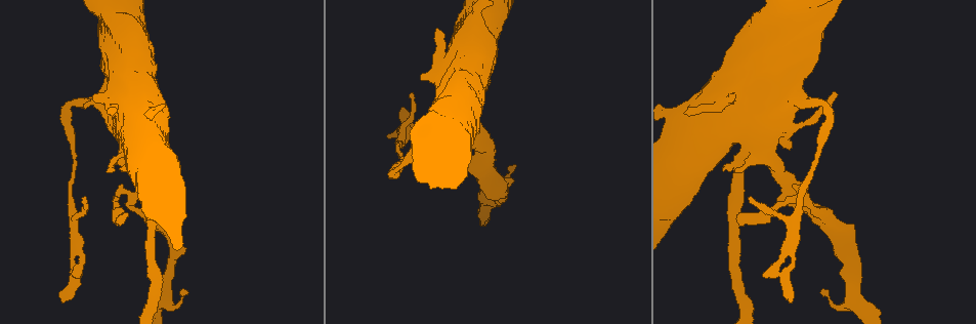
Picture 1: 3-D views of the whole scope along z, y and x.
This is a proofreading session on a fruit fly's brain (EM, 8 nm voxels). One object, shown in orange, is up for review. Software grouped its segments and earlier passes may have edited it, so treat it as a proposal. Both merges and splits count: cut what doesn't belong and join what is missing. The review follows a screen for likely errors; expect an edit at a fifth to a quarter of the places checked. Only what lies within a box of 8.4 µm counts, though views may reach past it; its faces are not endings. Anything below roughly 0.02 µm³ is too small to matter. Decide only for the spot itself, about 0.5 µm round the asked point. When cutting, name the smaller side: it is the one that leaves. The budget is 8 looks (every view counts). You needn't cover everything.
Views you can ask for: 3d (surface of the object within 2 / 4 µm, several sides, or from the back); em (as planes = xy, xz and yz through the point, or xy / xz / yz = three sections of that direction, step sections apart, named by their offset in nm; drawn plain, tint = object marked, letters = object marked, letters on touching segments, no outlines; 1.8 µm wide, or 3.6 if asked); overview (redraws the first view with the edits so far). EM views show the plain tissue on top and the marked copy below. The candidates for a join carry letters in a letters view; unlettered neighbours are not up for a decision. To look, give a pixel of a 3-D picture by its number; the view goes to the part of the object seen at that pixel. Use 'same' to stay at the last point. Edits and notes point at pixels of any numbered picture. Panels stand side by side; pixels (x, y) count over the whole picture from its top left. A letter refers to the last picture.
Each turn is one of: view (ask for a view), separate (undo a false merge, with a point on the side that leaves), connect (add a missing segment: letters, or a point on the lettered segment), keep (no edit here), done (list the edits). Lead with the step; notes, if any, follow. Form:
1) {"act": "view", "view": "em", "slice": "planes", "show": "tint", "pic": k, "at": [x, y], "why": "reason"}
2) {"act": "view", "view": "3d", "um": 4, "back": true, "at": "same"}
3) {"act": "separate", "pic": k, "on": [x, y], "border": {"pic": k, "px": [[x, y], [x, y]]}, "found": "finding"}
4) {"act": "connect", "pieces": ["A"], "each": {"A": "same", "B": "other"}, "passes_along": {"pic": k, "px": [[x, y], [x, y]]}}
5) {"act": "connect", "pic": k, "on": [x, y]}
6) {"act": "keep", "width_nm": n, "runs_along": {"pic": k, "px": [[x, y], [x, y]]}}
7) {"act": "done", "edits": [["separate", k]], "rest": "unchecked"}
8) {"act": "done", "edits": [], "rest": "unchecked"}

{"act": "view", "view": "3d", "um": 2, "pic": 1, "at": [515, 166], "why": "an open end"}

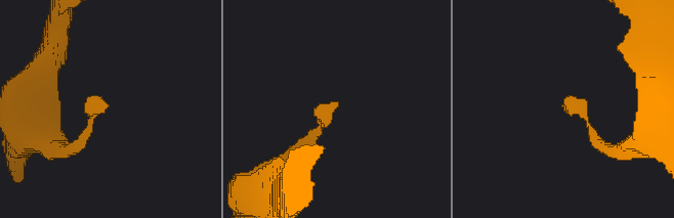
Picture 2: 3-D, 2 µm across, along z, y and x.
{"act": "view", "view": "em", "slice": "planes", "show": "letters", "pic": 2, "at": [332, 104]}

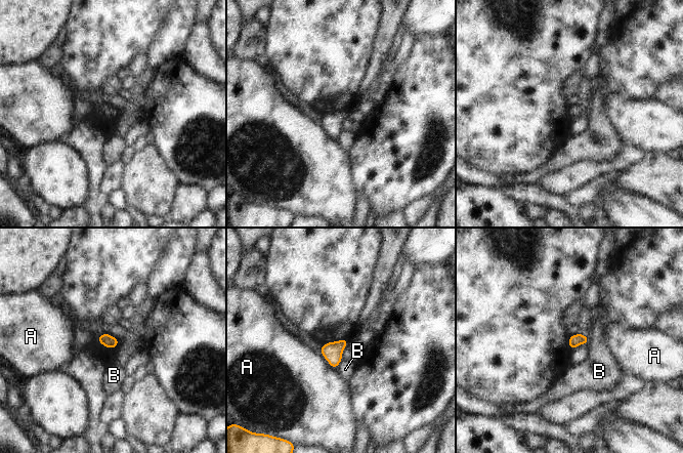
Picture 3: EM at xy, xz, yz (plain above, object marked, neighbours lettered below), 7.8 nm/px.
{"act": "keep", "longest_contact_nm": ["B", 70], "each": {"A": "other", "B": "other"}, "border": {"pic": 3, "px": [[587, 336], [589, 343]]}, "found": "no lettered segment goes on from it"}

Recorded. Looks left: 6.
{"act": "view", "view": "3d", "um": 4, "pic": 1, "at": [411, 94], "why": "thin end"}

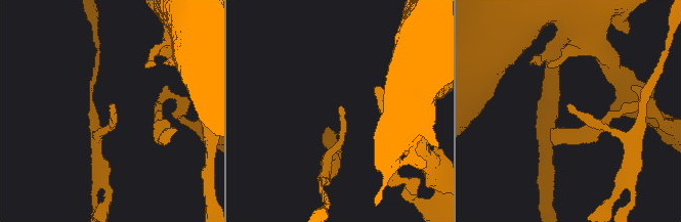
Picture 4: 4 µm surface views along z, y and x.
{"act": "view", "view": "em", "slice": "yz", "step": 8, "show": "tint", "pic": 4, "at": [571, 105]}

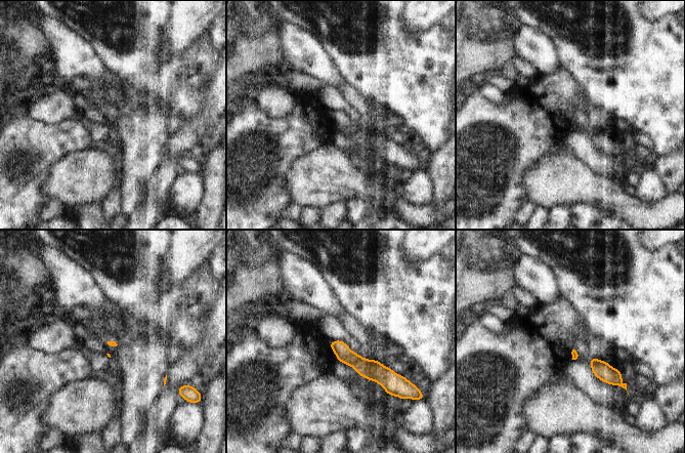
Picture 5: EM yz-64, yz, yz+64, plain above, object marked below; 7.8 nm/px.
{"act": "view", "view": "em", "slice": "planes", "show": "letters", "at": "same"}

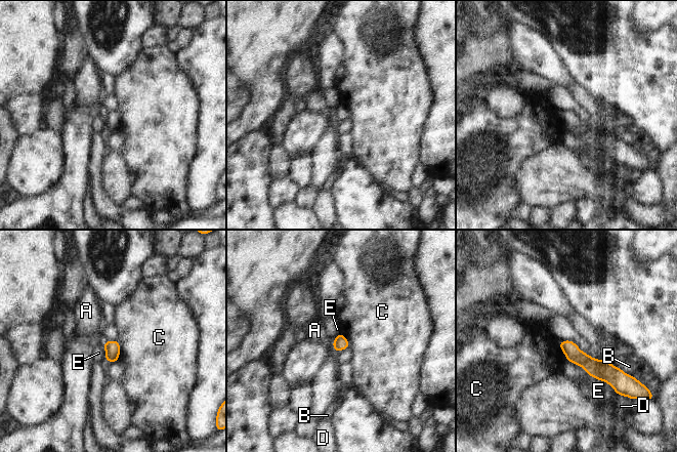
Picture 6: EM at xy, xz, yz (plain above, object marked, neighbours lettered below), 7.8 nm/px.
{"act": "keep", "each": {"A": "other", "B": "other", "C": "other", "D": "other", "E": "other"}, "border": {"pic": 6, "px": [[117, 340], [119, 342], [119, 360]]}, "found": "none of them fits"}

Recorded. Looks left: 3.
{"act": "view", "view": "3d", "um": 4, "pic": 1, "at": [686, 114], "why": "free end"}

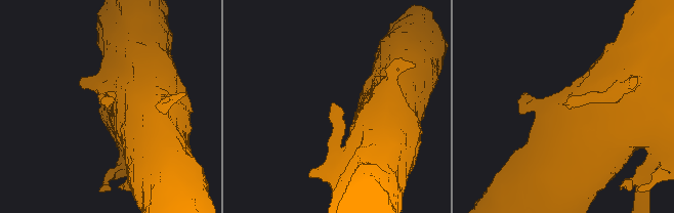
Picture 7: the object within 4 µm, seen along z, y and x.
{"act": "view", "view": "em", "slice": "planes", "show": "tint", "pic": 7, "at": [105, 104]}

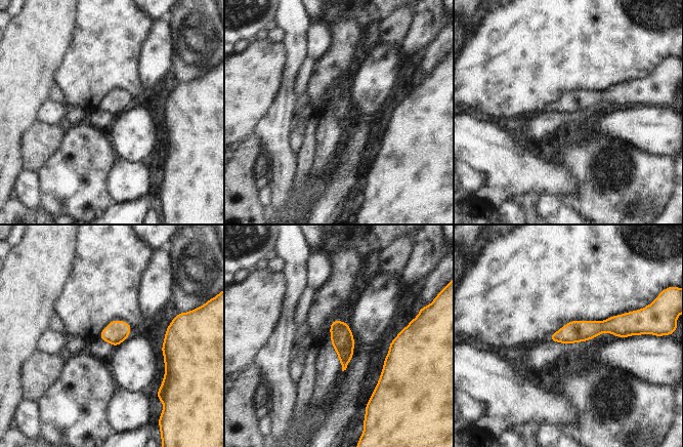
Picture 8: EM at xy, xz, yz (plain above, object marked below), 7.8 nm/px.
{"act": "view", "view": "em", "slice": "planes", "show": "letters", "at": "same", "why": "what lies round it"}

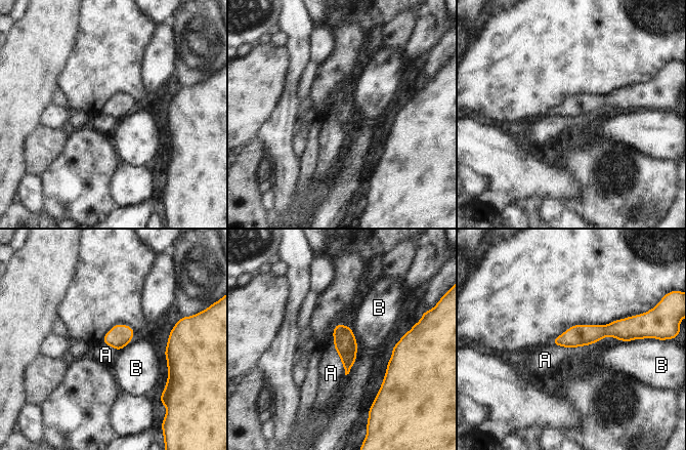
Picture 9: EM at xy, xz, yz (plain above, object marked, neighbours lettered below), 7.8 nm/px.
{"act": "keep", "each": {"A": "other", "B": "other"}, "border": {"pic": 9, "px": [[619, 340], [552, 343]]}, "found": "no lettered segment goes on from it"}

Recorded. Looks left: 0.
{"act": "done", "edits": [], "rest": "unchecked"}

